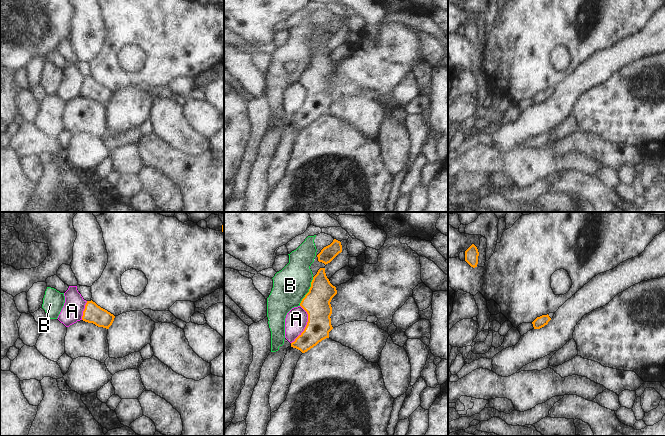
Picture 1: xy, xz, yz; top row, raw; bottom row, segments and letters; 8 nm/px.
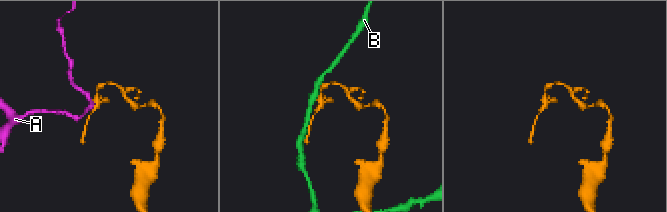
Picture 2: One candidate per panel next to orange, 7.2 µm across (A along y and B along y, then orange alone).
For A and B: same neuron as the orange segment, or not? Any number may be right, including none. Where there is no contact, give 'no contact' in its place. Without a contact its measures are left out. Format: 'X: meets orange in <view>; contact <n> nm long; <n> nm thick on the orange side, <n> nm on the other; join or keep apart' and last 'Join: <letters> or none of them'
A: meets orange in xz; contact 320 nm long; 220 nm thick on the orange side, 180 nm on the other; keep apart
B: meets orange in xz; contact 260 nm long; 220 nm thick on the orange side, 280 nm on the other; keep apart
Join: none of them

